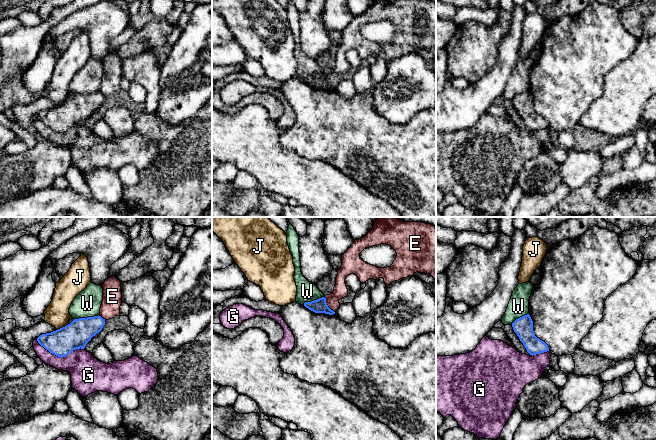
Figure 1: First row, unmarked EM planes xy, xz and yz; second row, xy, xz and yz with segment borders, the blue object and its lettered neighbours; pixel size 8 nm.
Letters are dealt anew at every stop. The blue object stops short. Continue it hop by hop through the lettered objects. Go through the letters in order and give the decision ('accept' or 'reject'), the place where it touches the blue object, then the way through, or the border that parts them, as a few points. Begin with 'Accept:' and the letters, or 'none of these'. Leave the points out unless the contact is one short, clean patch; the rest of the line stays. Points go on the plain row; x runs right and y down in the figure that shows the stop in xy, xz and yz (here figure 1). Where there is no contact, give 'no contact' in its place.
Accept: none of these
E: reject; meets blue in xz at (327, 81); border along xz (324, 73), (327, 81), (334, 88)
G: reject; meets blue in xy at (59, 132)
J: reject; meets blue in xy at (62, 103)
W: reject; meets blue in xy at (87, 93); border along xy (98, 90), (92, 93), (74, 95)

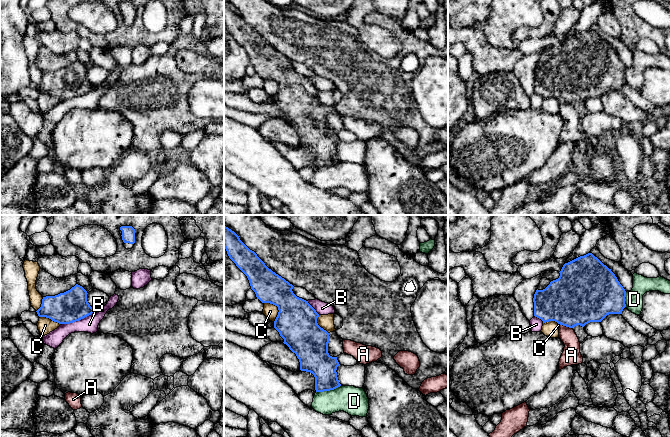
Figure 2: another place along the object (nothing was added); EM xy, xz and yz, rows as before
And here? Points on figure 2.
Accept: none of these
A: reject; meets blue in yz at (566, 102); border along yz (560, 100), (571, 104)
B: reject; meets blue in xy at (78, 96); border along xy (94, 86), (78, 96), (62, 100)
C: reject; meets blue in xz at (278, 84)
D: reject; meets blue in xz at (328, 166)

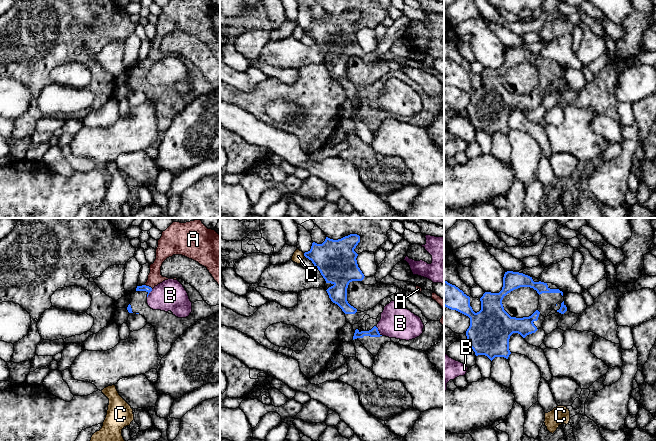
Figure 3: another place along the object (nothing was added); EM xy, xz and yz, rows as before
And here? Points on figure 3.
Accept: A
A: accept; meets blue in xy at (148, 62); runs through xy (148, 65), (148, 62), (154, 54)
B: reject; meets blue in xz at (378, 107)
C: reject; meets blue in xz at (304, 31)

